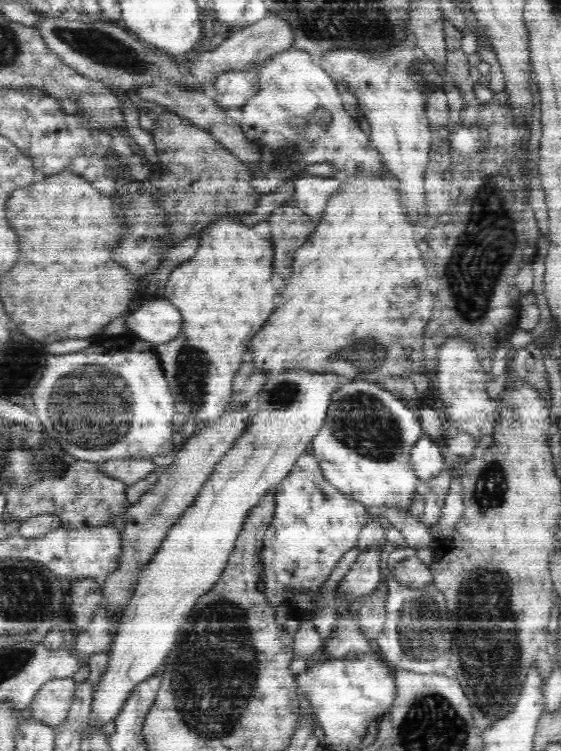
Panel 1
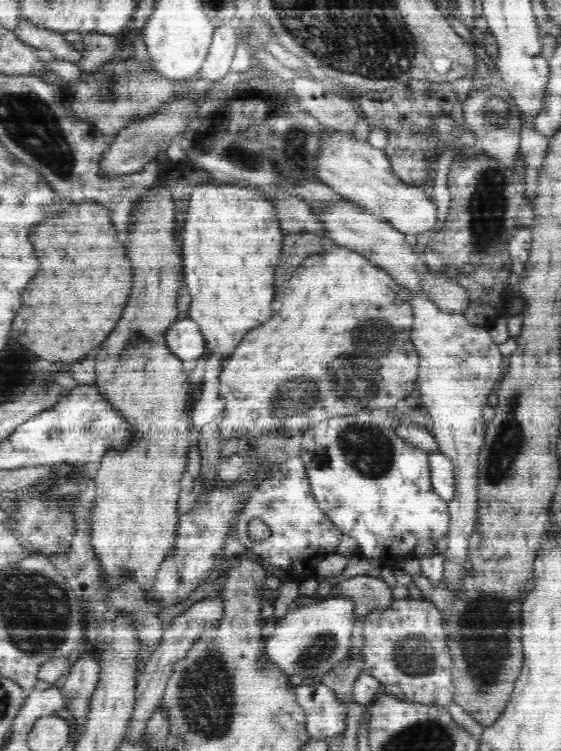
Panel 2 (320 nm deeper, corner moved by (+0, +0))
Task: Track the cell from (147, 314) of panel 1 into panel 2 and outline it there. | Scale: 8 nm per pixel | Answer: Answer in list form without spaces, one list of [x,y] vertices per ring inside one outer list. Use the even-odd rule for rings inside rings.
[[[190,317],[174,319],[164,332],[164,340],[181,361],[198,360],[200,350],[204,350],[204,338]]]

